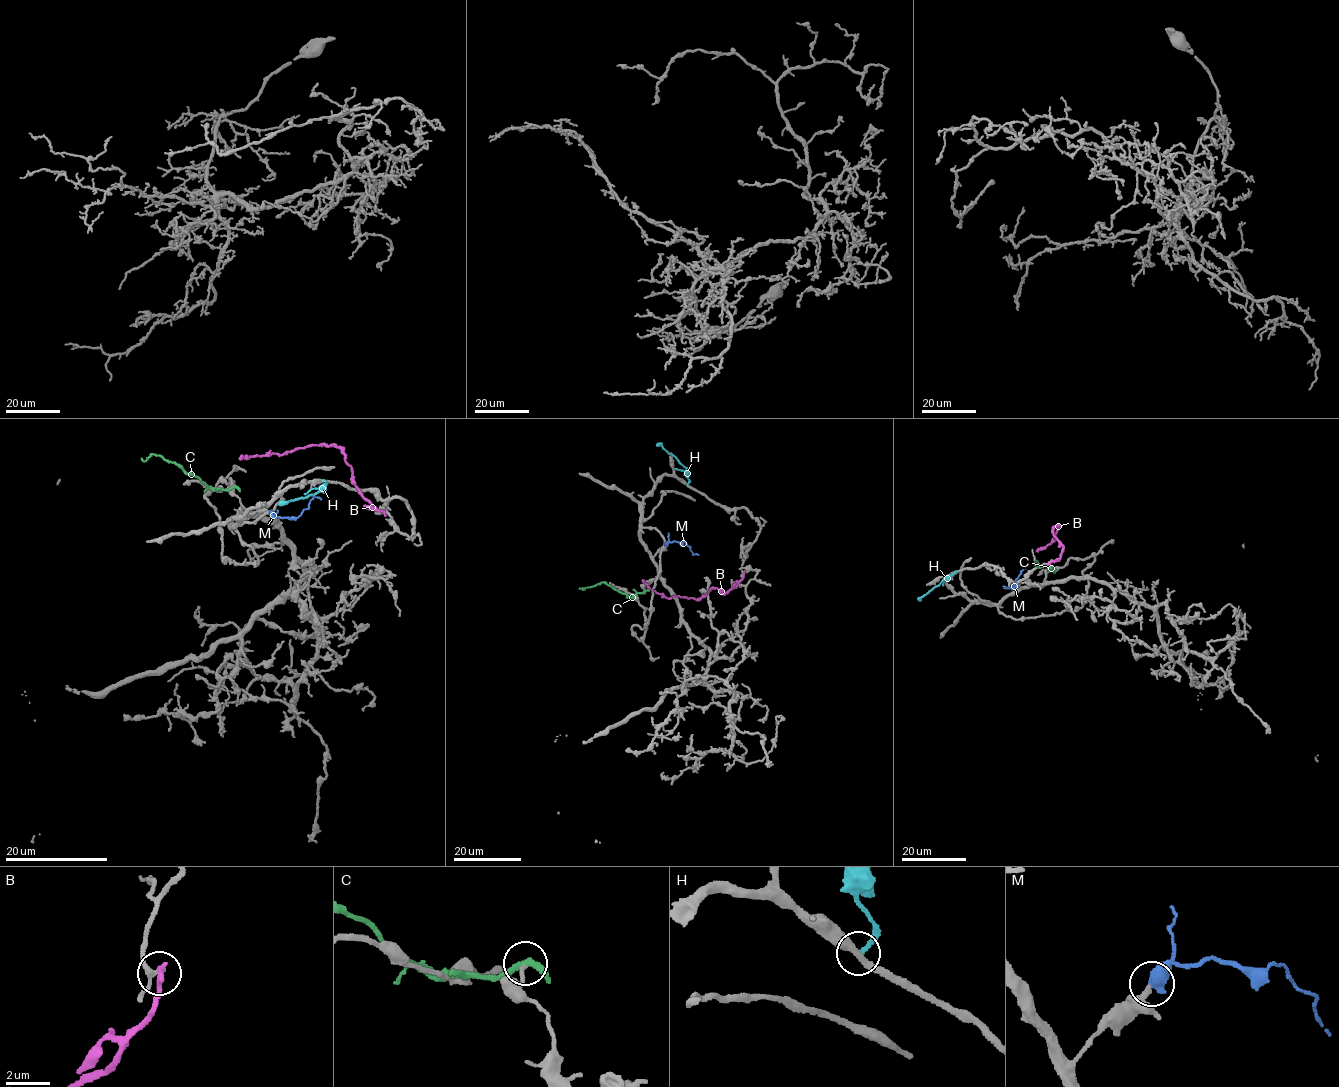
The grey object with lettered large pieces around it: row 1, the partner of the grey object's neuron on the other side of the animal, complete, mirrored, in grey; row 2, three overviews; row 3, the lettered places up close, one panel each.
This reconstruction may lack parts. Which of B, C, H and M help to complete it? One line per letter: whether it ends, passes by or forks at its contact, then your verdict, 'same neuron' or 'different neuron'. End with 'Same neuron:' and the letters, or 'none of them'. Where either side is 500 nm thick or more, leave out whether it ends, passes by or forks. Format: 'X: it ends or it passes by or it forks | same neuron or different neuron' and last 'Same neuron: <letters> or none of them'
B: it ends | different neuron
C: it passes by | different neuron
H: it ends | different neuron
M: same neuron
Same neuron: M

